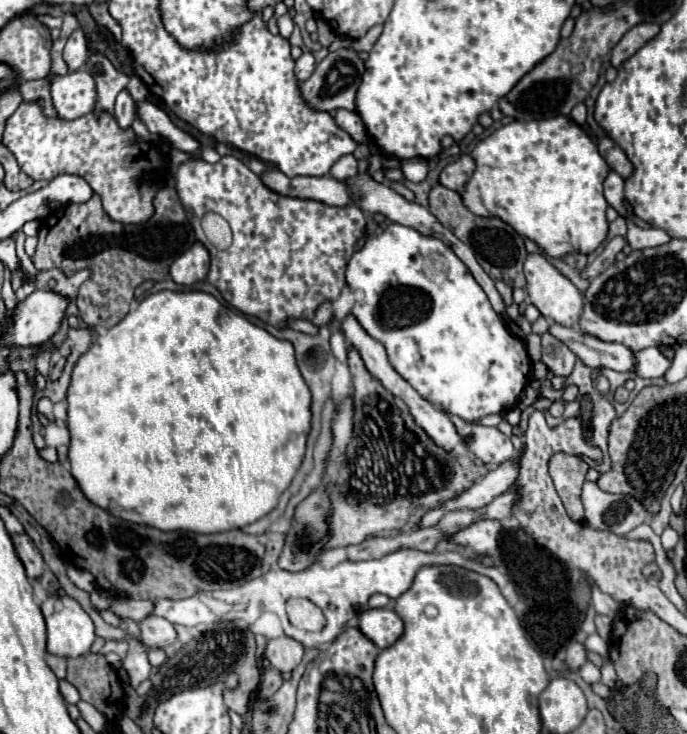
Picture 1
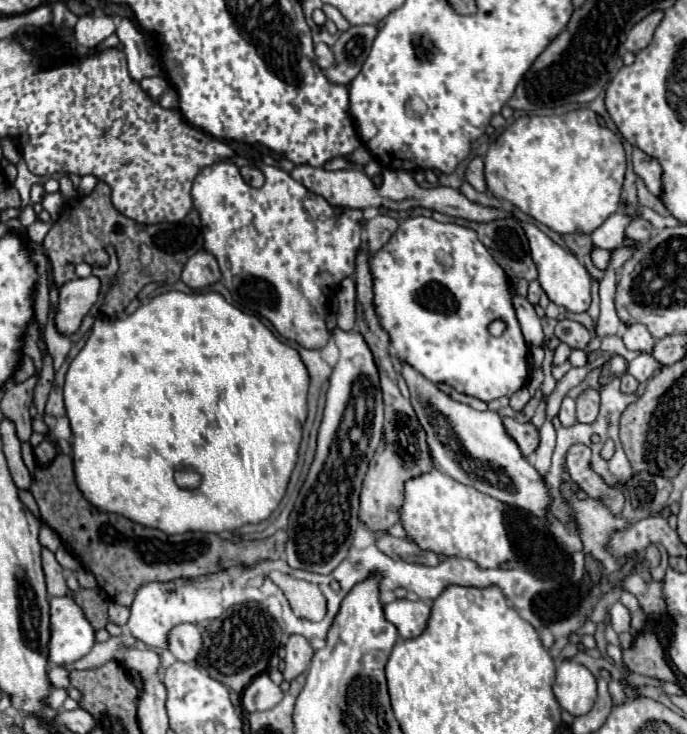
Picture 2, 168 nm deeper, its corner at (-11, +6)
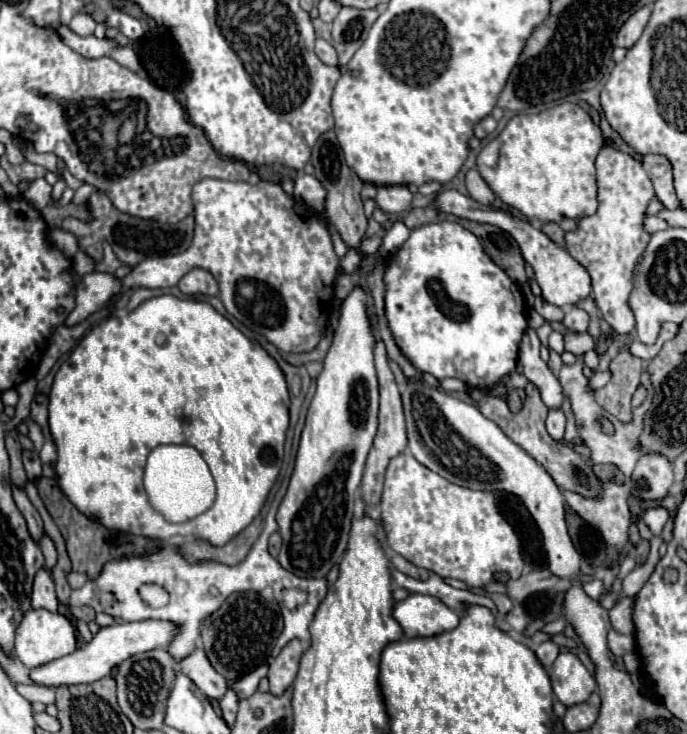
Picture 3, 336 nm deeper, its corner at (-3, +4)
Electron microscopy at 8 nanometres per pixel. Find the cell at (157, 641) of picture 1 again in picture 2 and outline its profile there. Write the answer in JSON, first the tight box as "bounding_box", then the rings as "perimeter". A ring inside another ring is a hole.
{"bounding_box":[167,623,201,663],"perimeter":[[[193,623],[175,625],[175,629],[171,629],[171,633],[167,637],[167,645],[169,645],[169,651],[173,653],[173,657],[177,661],[195,663],[197,653],[201,649],[199,627]]]}

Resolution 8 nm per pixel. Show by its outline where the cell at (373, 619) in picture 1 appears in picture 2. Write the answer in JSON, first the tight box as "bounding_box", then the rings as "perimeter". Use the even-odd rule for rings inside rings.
{"bounding_box":[383,599,429,639],"perimeter":[[[397,599],[385,605],[383,613],[385,613],[385,619],[397,627],[399,637],[413,639],[421,635],[421,631],[425,629],[425,623],[429,617],[429,603]]]}

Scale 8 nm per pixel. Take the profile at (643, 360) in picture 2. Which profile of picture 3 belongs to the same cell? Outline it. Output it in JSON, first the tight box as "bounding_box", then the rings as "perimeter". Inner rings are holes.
{"bounding_box":[587,371,611,391],"perimeter":[[[593,371],[593,375],[589,377],[589,383],[587,383],[587,389],[589,389],[589,391],[597,391],[597,389],[601,389],[609,379],[611,379],[611,373],[609,373],[609,371]]]}

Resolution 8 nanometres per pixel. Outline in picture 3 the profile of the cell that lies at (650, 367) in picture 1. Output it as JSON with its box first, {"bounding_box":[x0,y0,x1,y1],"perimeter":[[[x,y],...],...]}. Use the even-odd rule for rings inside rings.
{"bounding_box":[565,143,655,335],"perimeter":[[[605,143],[595,161],[597,169],[597,199],[599,209],[595,215],[577,221],[577,229],[565,233],[567,251],[587,267],[593,279],[593,297],[603,313],[603,319],[615,333],[627,335],[635,329],[635,317],[627,303],[633,291],[633,275],[651,235],[643,229],[647,205],[655,197],[651,179],[647,177],[641,161],[613,149]]]}

